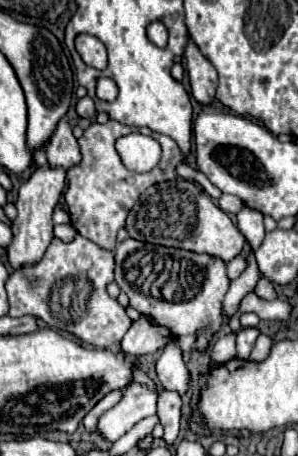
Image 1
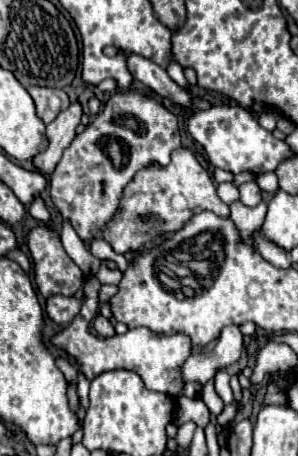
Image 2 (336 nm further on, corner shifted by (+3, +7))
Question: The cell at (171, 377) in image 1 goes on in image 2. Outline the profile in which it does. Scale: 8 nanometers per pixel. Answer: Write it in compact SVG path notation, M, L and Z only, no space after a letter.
M178 398L178 410L176 410L176 424L184 424L188 420L194 420L200 428L206 428L210 424L210 412L202 398Z

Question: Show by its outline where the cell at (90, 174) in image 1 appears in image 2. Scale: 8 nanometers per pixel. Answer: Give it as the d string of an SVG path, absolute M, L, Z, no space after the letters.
M136 90L118 92L108 100L104 110L86 126L82 134L74 138L74 142L62 154L62 160L56 164L56 170L50 174L52 202L60 210L62 218L72 222L74 230L82 240L92 240L100 230L104 230L104 226L116 214L122 190L134 178L134 174L152 162L166 166L170 162L172 150L176 150L178 146L180 146L178 118L170 110L166 110L156 98L144 96Z

